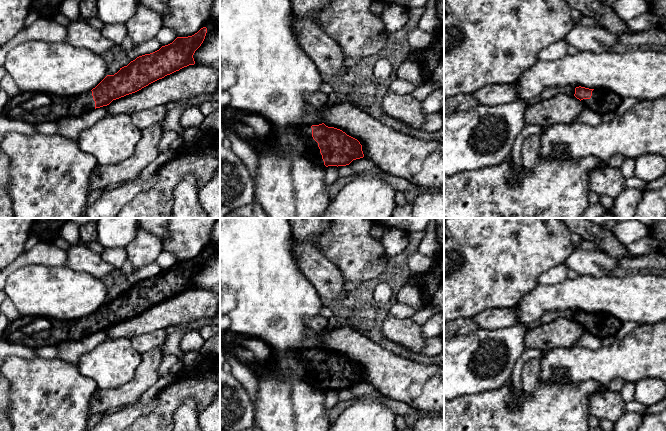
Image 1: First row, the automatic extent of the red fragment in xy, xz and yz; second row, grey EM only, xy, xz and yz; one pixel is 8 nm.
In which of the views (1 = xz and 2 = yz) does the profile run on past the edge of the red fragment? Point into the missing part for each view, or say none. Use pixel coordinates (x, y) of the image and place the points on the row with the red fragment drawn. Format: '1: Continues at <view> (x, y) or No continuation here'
1: Continues at xz (314, 154)
2: Continues at yz (602, 101)

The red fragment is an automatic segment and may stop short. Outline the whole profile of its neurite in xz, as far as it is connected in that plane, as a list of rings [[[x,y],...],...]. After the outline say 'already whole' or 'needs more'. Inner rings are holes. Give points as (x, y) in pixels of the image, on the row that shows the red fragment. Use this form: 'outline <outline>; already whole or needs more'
outline [[[324,123],[301,128],[308,141],[308,158],[318,165],[346,166],[364,157],[360,142],[340,129]]]; needs more

